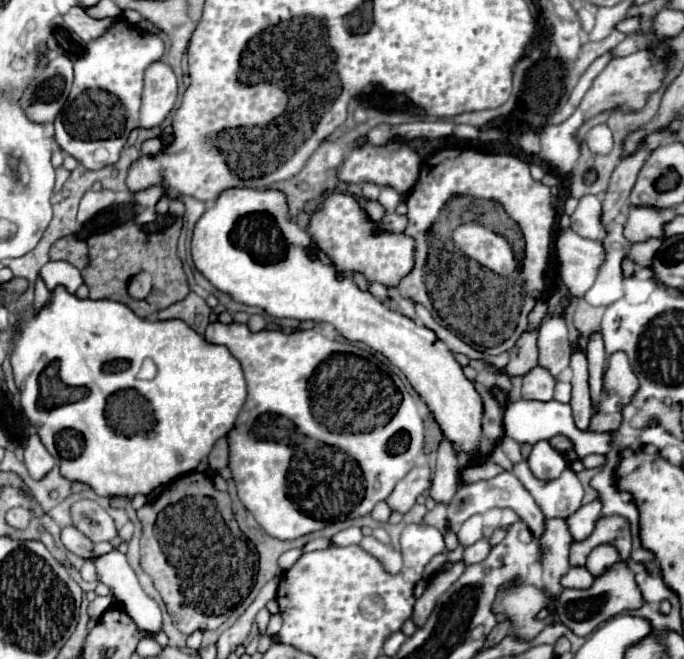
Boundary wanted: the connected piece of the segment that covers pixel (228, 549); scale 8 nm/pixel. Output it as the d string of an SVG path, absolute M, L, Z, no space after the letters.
M188 473L174 479L154 501L138 509L138 519L142 521L142 569L152 577L154 587L162 595L174 627L186 635L198 629L218 629L230 617L232 609L246 599L254 585L258 555L240 531L230 507L230 495L216 491L206 473Z

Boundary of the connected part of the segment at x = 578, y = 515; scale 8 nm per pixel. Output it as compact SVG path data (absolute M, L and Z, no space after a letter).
M592 501L588 505L582 505L574 515L570 515L566 519L574 541L582 541L592 533L592 527L596 525L596 521L600 517L600 509L602 509L600 501Z

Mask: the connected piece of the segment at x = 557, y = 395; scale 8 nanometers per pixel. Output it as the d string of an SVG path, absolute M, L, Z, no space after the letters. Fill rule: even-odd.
M556 381L556 387L554 387L554 399L560 401L560 403L568 403L568 401L570 401L570 391L572 391L570 383L560 383L560 381Z

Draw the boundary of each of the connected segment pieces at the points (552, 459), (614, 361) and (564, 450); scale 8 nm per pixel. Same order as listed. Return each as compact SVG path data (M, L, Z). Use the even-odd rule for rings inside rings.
M540 441L532 447L528 465L530 465L530 471L534 473L534 477L538 477L542 481L552 481L566 469L564 459L560 459L560 455L556 455L556 451L552 451L552 447L548 447L548 441Z
M616 353L610 357L608 371L604 375L604 387L608 391L616 391L622 403L628 403L632 399L634 391L638 389L638 379L634 371L628 367L628 359L624 359L624 355Z
M556 435L556 437L550 439L550 445L552 445L558 453L562 453L562 455L570 455L570 457L568 457L570 461L576 459L576 453L574 453L574 447L572 447L572 441L568 441L566 437Z

